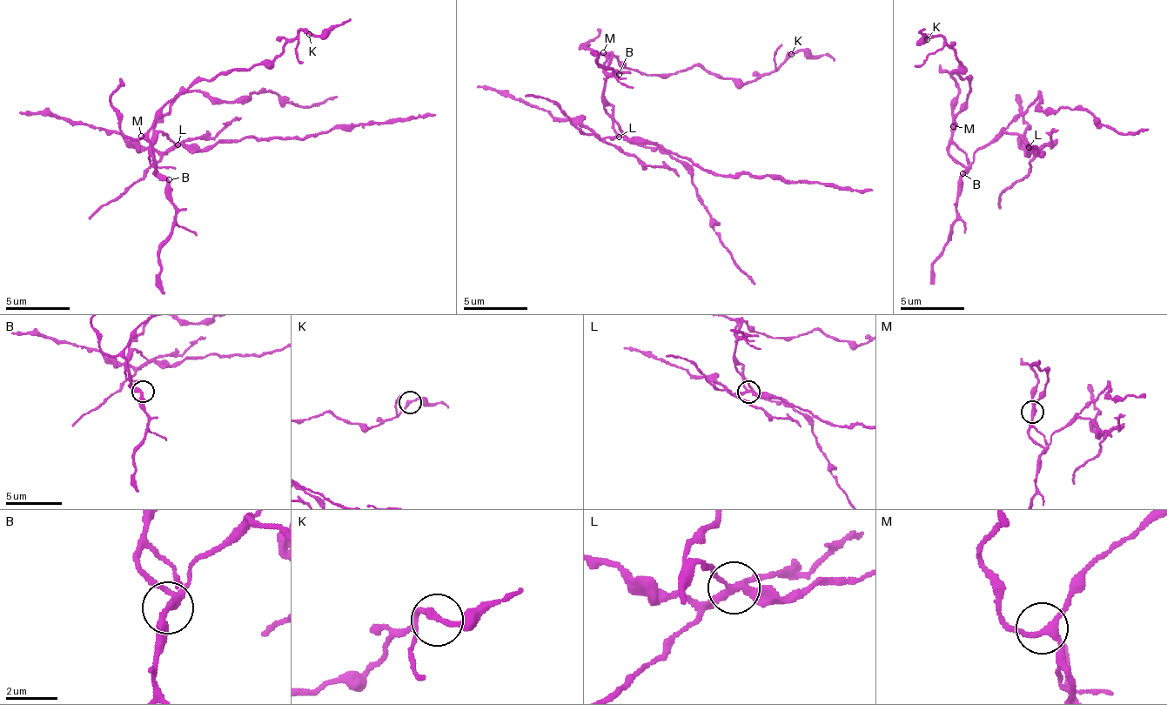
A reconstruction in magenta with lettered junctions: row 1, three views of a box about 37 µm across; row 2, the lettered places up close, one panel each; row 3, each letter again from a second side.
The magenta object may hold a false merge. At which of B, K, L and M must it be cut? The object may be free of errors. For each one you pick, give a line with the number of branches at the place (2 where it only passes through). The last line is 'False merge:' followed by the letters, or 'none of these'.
L: 3 branches meet
False merge: L

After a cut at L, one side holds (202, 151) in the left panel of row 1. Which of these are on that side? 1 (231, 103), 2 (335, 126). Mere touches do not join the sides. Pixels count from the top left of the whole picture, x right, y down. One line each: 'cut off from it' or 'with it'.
1: cut off from it
2: with it

